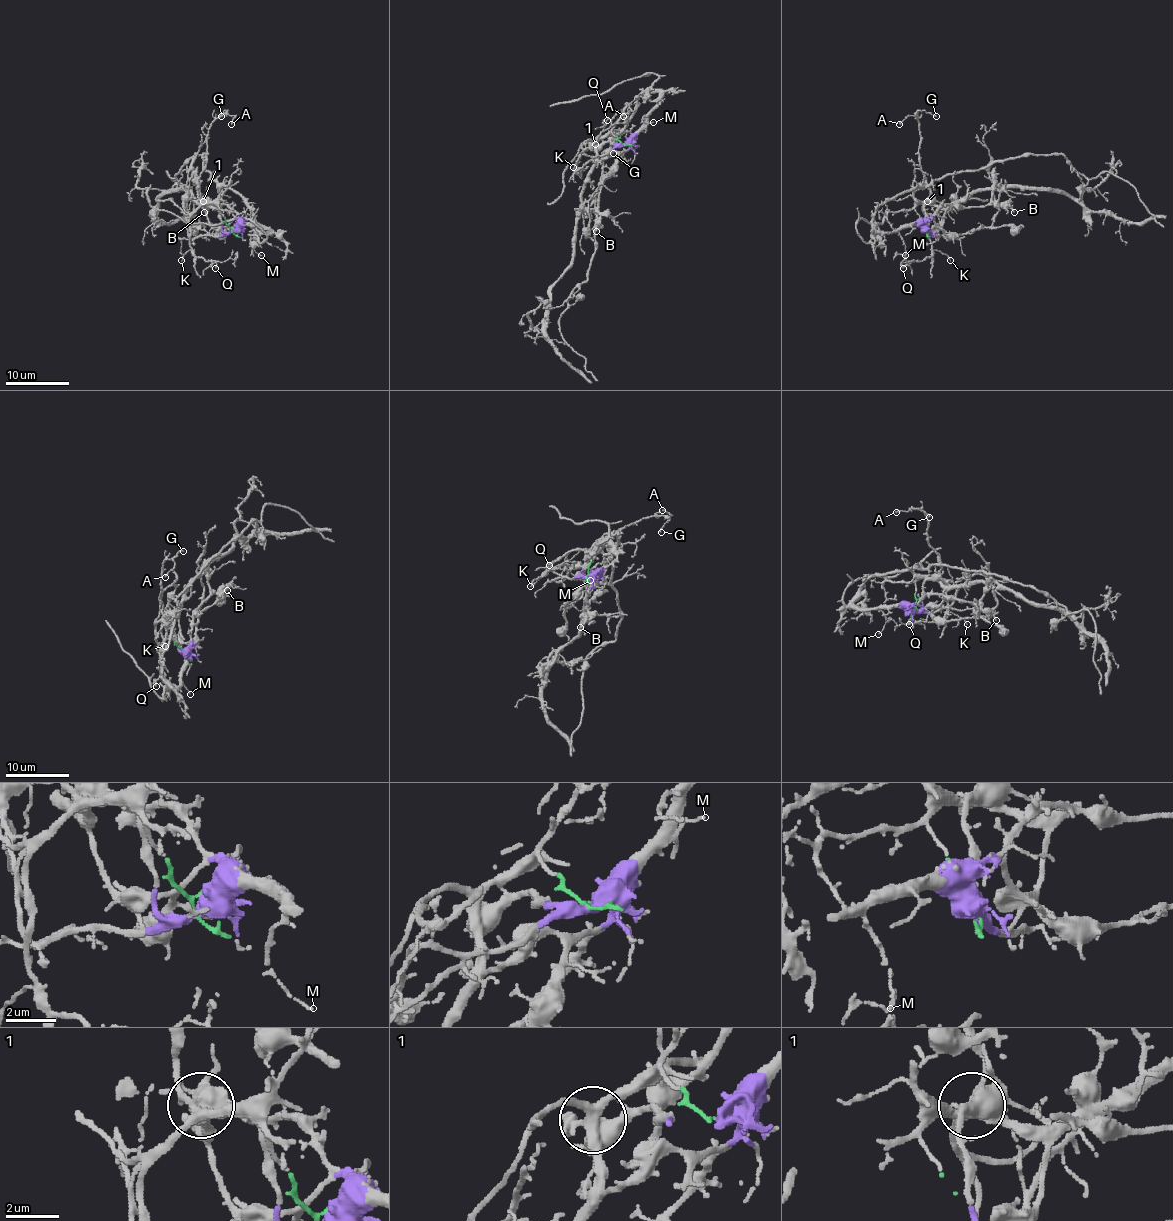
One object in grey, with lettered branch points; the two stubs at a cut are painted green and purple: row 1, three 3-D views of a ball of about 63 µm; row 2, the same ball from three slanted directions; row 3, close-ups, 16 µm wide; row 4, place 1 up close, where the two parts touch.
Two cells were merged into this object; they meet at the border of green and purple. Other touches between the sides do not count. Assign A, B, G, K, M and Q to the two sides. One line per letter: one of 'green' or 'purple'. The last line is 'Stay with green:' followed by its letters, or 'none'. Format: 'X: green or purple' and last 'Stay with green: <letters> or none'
A: green
B: purple
G: green
K: green
M: purple
Q: green
Stay with green: A, G, K, Q

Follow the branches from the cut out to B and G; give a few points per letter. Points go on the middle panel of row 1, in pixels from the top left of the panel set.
B: (624, 144), (628, 143), (629, 148), (617, 160), (599, 193), (599, 225), (596, 231)
G: (623, 144), (610, 132), (590, 146), (590, 143), (598, 137), (617, 133), (620, 138), (613, 144), (613, 152)

